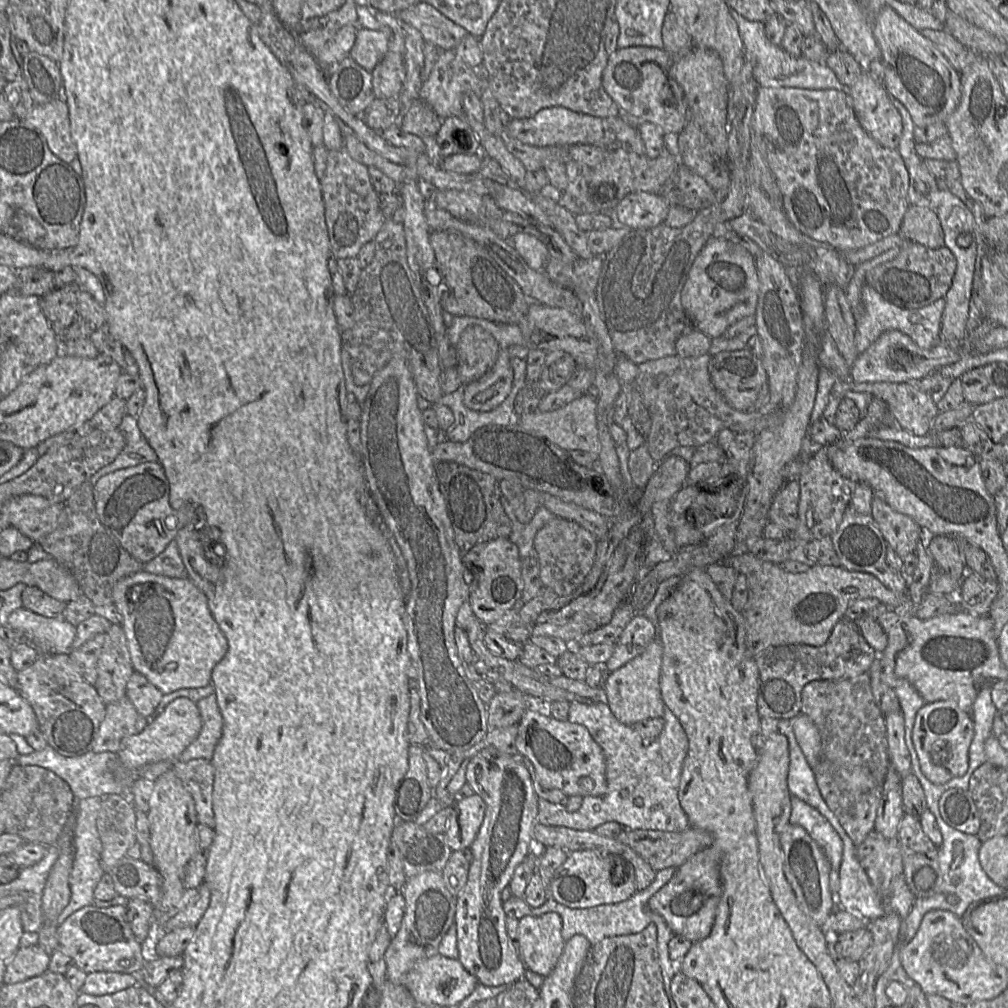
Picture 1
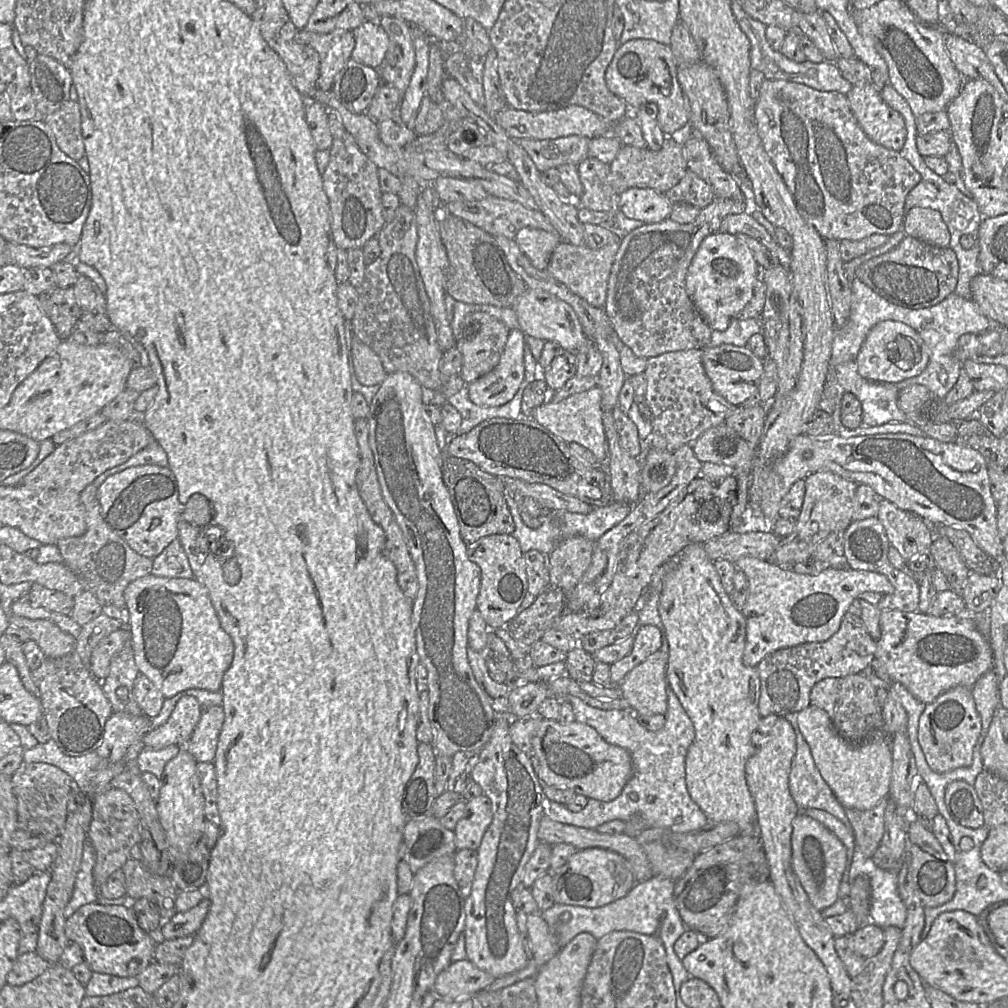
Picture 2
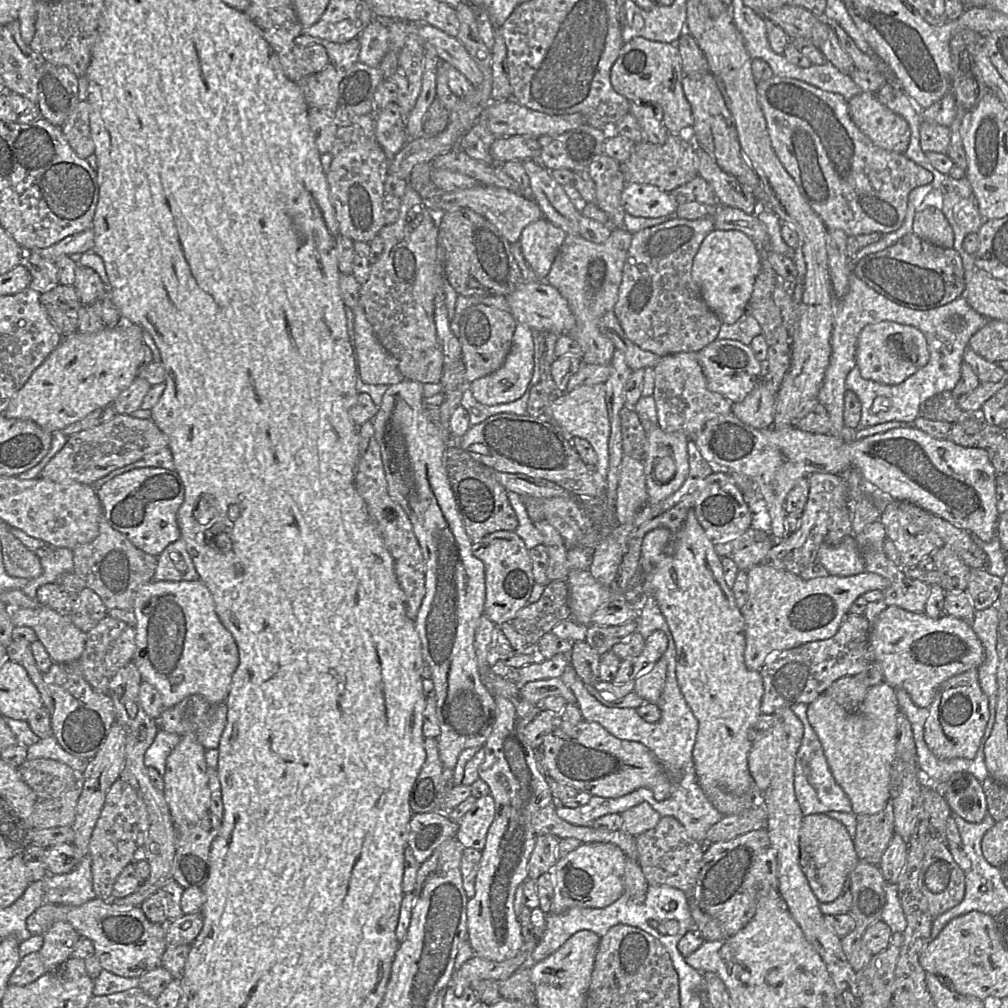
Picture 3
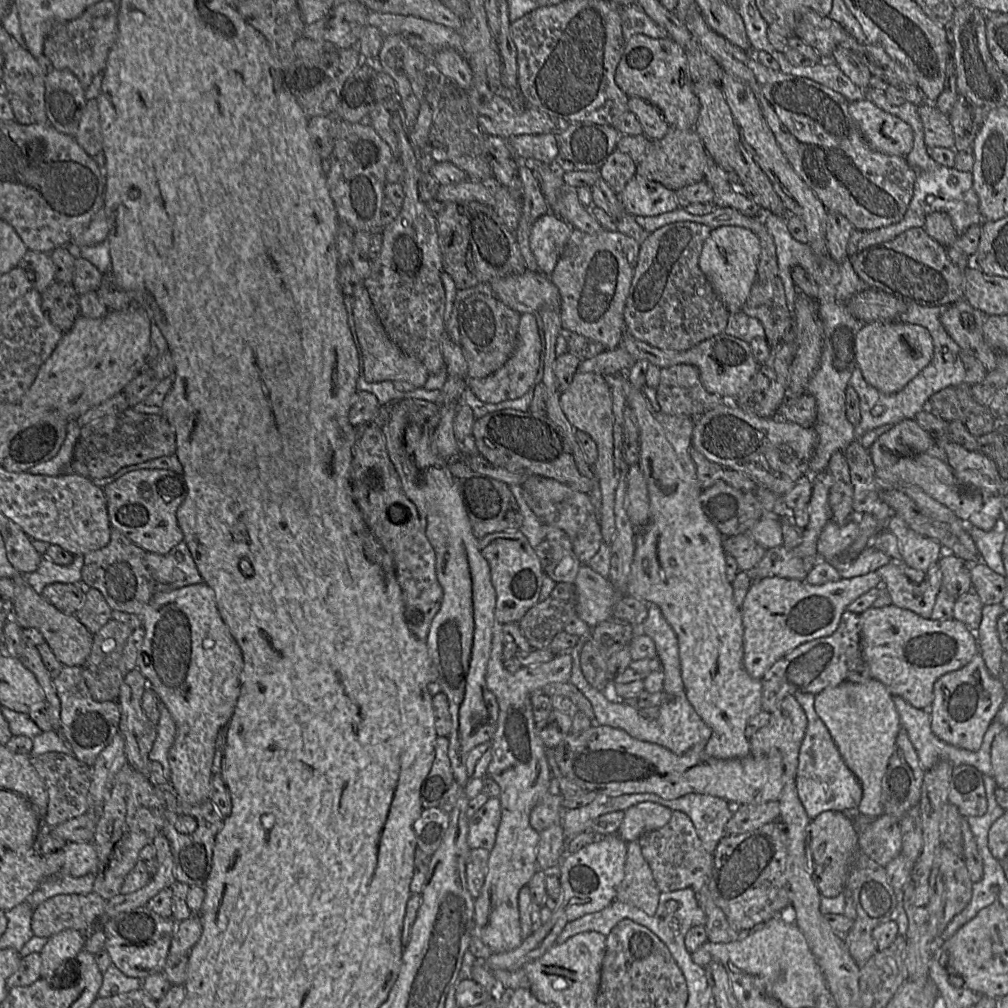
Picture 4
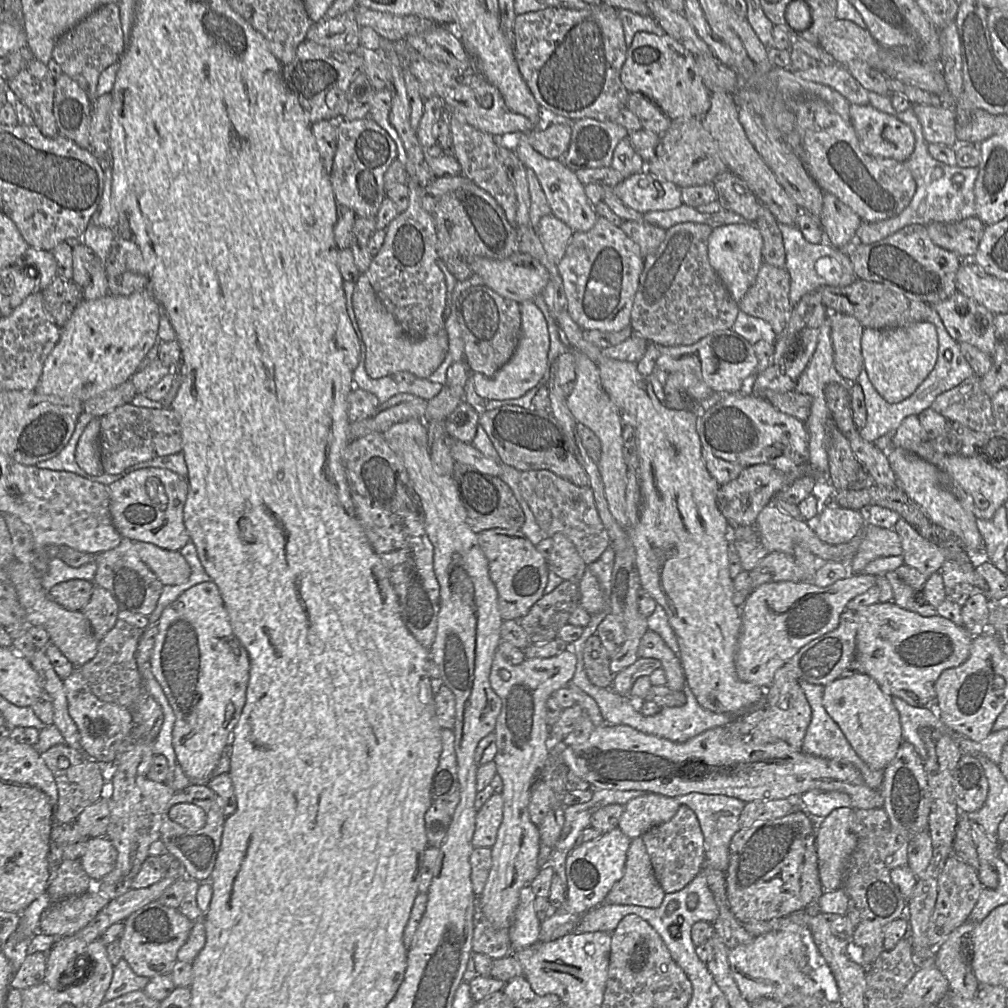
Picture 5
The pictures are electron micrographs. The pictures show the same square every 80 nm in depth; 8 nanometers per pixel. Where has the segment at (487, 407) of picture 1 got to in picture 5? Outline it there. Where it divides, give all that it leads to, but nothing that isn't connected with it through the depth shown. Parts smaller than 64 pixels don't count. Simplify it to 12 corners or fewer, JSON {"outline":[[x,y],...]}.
{"outline":[[533,300],[521,303],[520,339],[491,377],[471,373],[490,400],[520,398],[550,371],[550,336]]}

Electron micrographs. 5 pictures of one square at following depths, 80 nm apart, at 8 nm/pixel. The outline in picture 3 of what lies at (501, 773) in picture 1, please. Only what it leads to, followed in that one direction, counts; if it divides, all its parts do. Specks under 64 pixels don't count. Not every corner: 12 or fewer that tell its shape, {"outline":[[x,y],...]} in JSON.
{"outline":[[496,696],[479,778],[489,827],[467,903],[475,956],[521,948],[514,912],[553,801],[514,704]]}

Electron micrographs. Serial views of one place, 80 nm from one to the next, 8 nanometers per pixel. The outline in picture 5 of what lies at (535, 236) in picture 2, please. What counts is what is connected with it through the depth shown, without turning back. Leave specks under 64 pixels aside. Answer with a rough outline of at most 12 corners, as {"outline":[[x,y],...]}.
{"outline":[[553,214],[543,216],[537,234],[557,265],[574,231]]}

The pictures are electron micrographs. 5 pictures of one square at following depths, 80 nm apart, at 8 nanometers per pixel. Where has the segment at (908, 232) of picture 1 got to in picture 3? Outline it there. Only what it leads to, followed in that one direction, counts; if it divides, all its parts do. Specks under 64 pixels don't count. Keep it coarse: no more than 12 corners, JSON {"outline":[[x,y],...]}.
{"outline":[[937,208],[918,211],[912,233],[953,247],[953,230]]}

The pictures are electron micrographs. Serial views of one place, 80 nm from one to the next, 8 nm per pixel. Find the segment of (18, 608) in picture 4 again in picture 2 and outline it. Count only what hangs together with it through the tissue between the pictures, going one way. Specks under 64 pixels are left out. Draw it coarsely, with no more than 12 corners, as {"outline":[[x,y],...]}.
{"outline":[[10,614],[47,658],[75,650],[76,638],[45,619]]}

